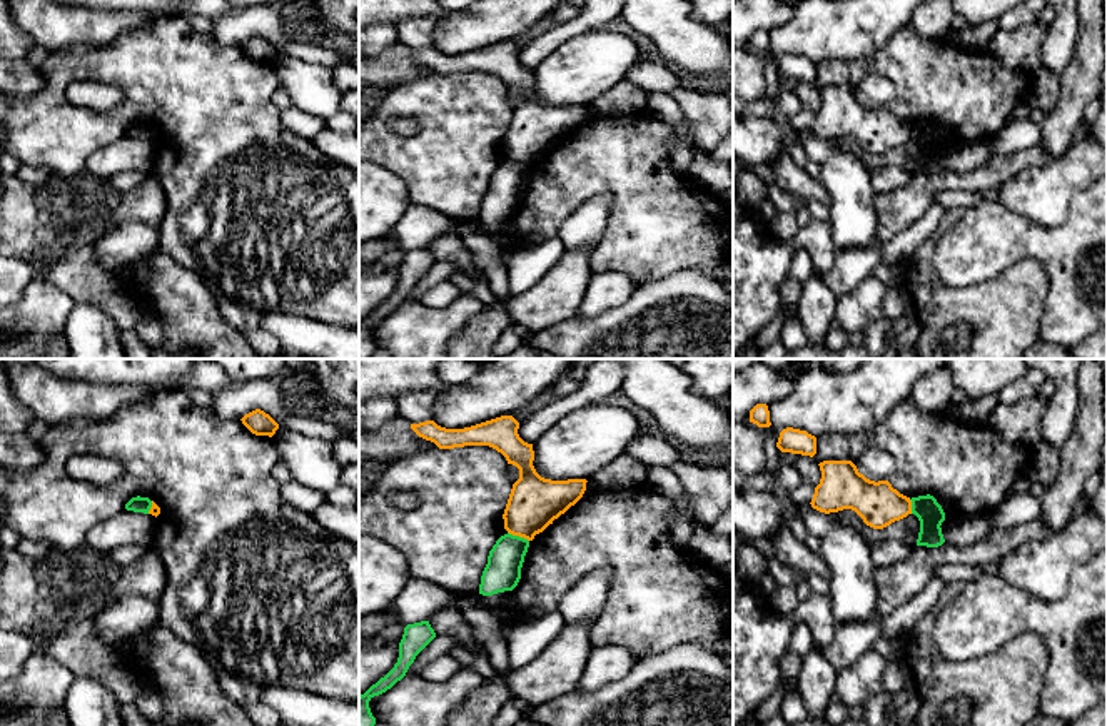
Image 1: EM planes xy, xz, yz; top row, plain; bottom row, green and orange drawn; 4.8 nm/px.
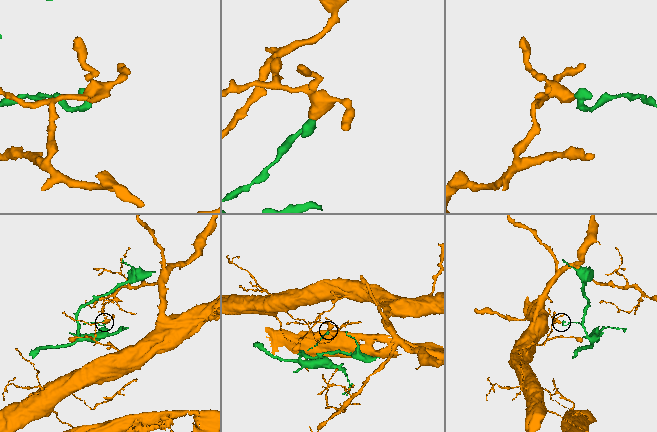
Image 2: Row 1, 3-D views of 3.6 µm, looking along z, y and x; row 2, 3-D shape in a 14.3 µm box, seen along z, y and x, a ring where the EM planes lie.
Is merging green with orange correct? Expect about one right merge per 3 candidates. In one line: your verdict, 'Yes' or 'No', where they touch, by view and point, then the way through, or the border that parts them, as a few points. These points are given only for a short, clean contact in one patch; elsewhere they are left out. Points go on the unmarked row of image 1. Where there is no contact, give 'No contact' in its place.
No. Touches green at xz (518, 162)

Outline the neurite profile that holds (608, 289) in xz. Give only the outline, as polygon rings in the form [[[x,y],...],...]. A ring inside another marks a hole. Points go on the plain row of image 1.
[[[623,272],[593,274],[586,295],[574,317],[594,317],[611,307],[624,304],[636,285]]]

